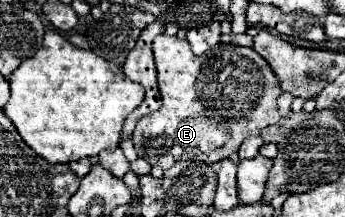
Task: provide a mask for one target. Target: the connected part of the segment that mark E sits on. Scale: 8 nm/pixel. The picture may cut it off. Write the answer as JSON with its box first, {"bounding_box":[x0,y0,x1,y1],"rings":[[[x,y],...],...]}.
{"bounding_box":[133,35,281,169],"rings":[[[157,35],[153,39],[153,55],[157,65],[157,83],[163,105],[137,121],[133,131],[133,145],[141,159],[151,165],[159,165],[161,169],[169,169],[177,161],[203,161],[217,163],[231,153],[239,151],[239,145],[247,137],[257,137],[265,127],[275,125],[281,117],[277,111],[277,97],[281,95],[281,87],[273,77],[267,61],[257,55],[251,47],[239,45],[223,45],[209,49],[205,55],[197,57],[191,51],[189,41],[169,35]]]}

